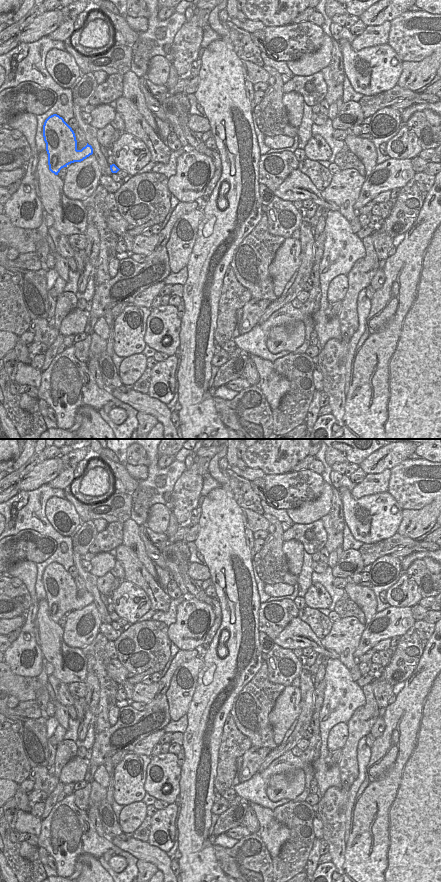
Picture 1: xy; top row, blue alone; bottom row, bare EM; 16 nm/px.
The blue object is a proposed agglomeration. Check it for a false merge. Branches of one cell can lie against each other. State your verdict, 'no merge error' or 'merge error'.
no merge error

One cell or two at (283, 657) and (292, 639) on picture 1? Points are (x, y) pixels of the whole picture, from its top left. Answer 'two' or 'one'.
two

